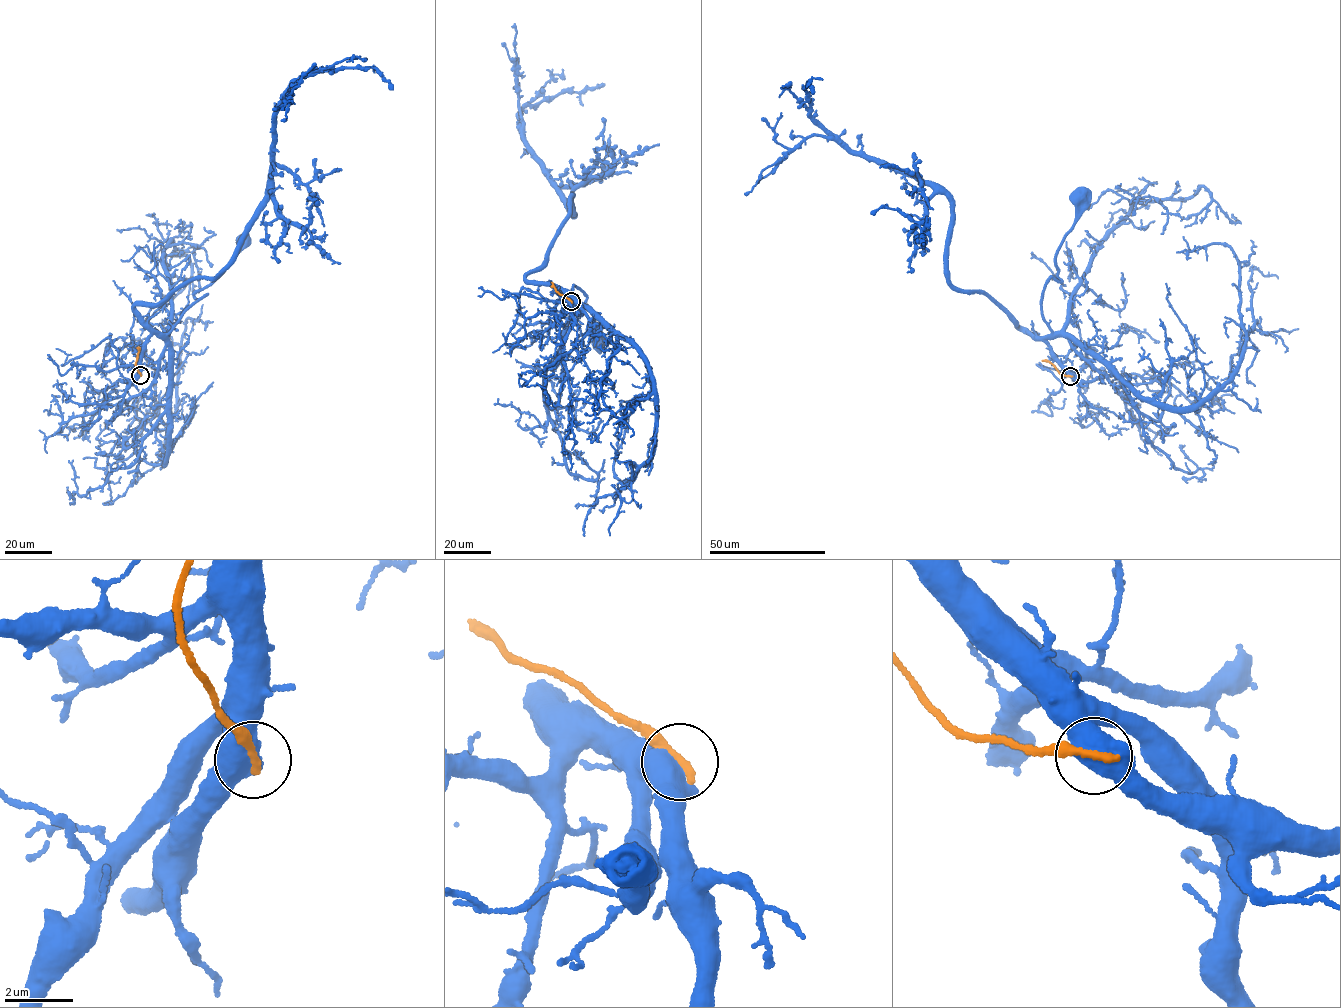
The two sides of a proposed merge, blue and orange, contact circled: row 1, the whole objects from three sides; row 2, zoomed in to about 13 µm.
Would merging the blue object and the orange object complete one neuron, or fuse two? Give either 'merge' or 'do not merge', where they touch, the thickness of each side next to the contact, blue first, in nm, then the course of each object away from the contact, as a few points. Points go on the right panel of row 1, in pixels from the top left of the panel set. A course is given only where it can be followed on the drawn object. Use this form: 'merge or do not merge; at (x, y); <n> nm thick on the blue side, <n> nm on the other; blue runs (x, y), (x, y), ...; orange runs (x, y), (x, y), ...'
do not merge; at (1070, 376); 750 nm thick on the blue side, 280 nm on the other; blue runs (1070, 376), (1050, 350), (1041, 303), (1047, 280), (1061, 280), (1055, 258), (1079, 197); orange runs (1070, 376), (1063, 375), (1052, 363), (1042, 360)

